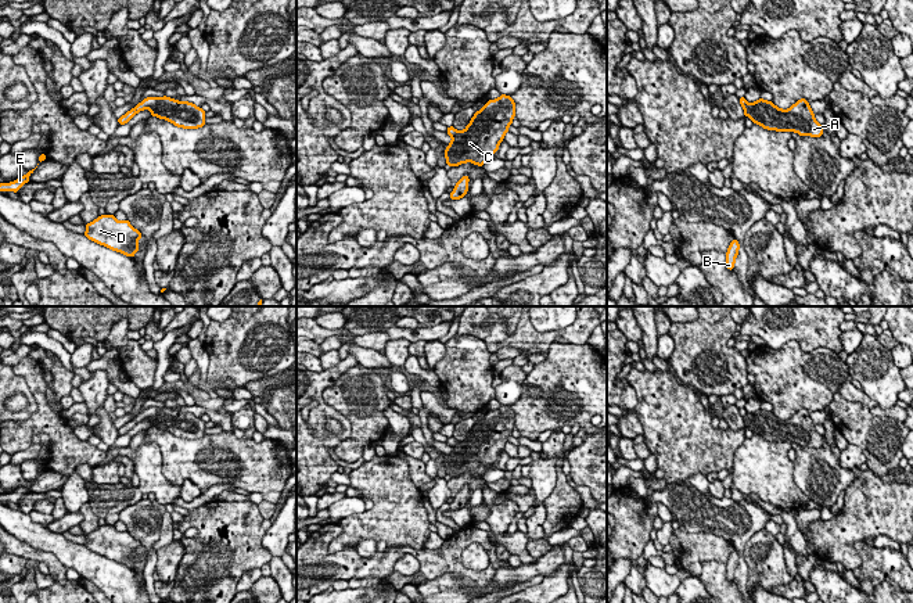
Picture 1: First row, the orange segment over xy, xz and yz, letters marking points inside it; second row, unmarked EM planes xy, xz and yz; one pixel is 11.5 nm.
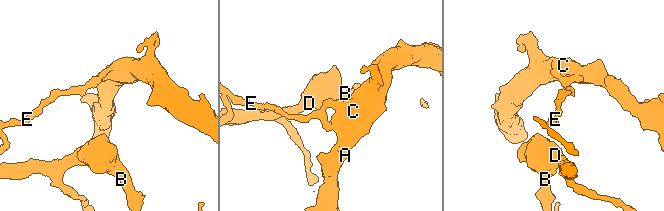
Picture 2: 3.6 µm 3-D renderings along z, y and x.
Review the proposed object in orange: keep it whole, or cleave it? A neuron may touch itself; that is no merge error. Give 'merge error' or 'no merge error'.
merge error

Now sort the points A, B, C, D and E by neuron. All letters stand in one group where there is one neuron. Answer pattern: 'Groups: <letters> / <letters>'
Groups: A C / B D E

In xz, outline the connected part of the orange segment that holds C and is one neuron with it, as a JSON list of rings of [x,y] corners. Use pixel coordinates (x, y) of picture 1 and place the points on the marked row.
[[[502,94],[486,101],[482,110],[475,111],[467,128],[452,136],[445,150],[446,165],[453,168],[472,162],[482,168],[499,150],[514,116],[515,103],[511,96]]]

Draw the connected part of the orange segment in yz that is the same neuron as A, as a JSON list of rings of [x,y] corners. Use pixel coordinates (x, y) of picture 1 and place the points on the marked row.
[[[763,98],[743,105],[744,115],[752,123],[776,132],[795,132],[799,136],[822,137],[823,125],[815,119],[815,114],[805,98],[798,100],[788,110],[781,110]]]

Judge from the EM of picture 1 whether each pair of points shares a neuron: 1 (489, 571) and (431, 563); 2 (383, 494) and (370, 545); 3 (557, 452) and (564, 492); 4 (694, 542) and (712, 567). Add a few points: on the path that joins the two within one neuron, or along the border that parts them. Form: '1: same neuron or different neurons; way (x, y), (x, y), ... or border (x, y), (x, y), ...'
1: same neuron; way (475, 575), (460, 571), (452, 563), (445, 563)
2: different neurons; border (377, 541), (362, 539), (355, 548)
3: same neuron; way (560, 462), (561, 483)
4: different neurons; border (701, 562), (719, 560), (725, 564)

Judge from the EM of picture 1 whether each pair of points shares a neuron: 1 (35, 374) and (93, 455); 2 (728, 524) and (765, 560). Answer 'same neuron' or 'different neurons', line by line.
1: same neuron
2: different neurons

